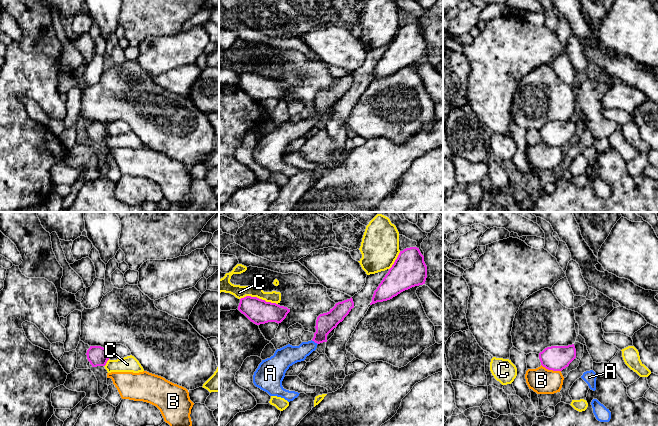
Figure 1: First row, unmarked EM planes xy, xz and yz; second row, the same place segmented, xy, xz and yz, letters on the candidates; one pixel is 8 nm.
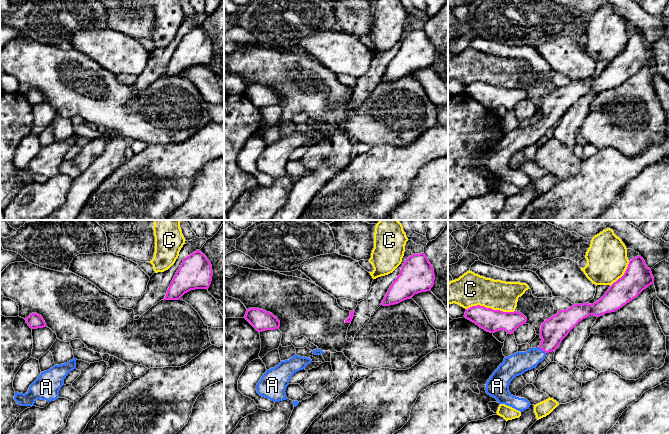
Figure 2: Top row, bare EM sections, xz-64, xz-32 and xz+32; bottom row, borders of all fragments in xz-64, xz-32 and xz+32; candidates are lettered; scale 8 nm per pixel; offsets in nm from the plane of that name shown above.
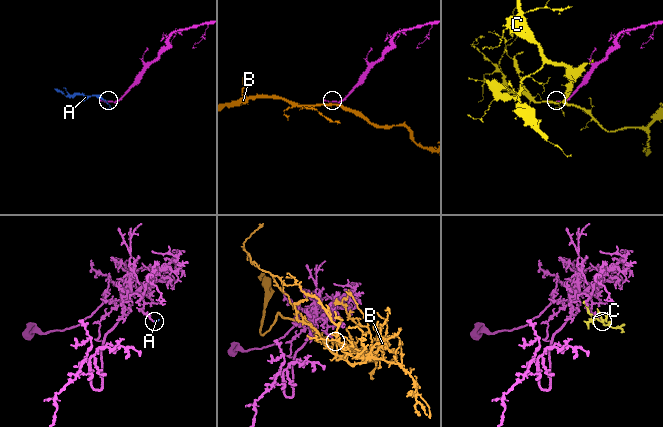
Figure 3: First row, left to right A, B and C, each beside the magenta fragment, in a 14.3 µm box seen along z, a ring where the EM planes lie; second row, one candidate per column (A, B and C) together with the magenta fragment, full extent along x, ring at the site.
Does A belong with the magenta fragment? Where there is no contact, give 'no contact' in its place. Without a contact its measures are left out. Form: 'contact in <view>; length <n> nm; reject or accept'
contact in xz; length 70 nm; accept

